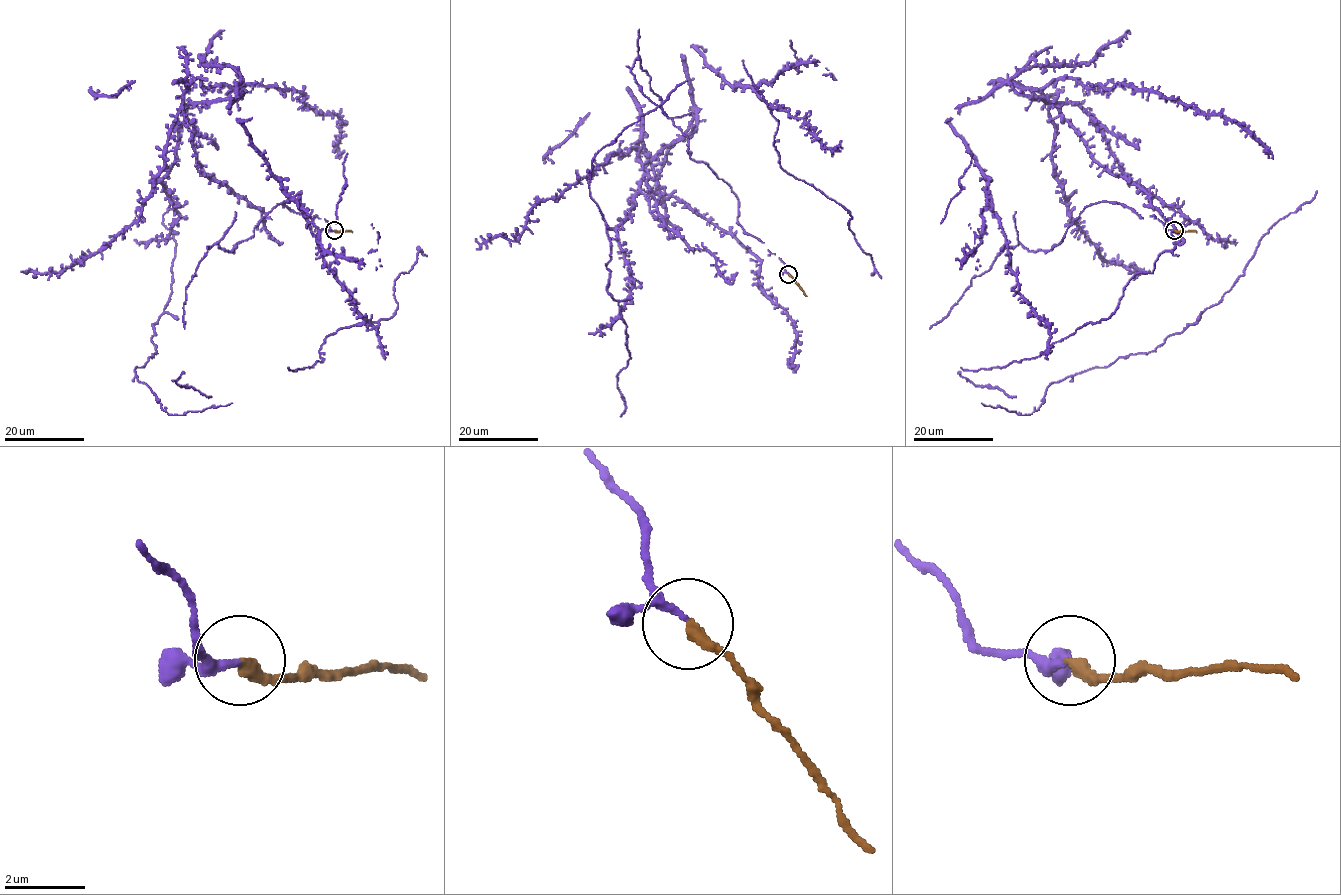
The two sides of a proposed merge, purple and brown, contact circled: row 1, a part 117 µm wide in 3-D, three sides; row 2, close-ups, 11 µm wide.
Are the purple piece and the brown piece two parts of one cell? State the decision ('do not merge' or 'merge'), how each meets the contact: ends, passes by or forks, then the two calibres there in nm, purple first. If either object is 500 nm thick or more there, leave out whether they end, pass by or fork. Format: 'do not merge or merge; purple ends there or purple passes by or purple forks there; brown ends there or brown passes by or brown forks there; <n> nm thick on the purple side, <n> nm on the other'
merge; purple passes by; brown ends there; 150 nm thick on the purple side, 320 nm on the other

